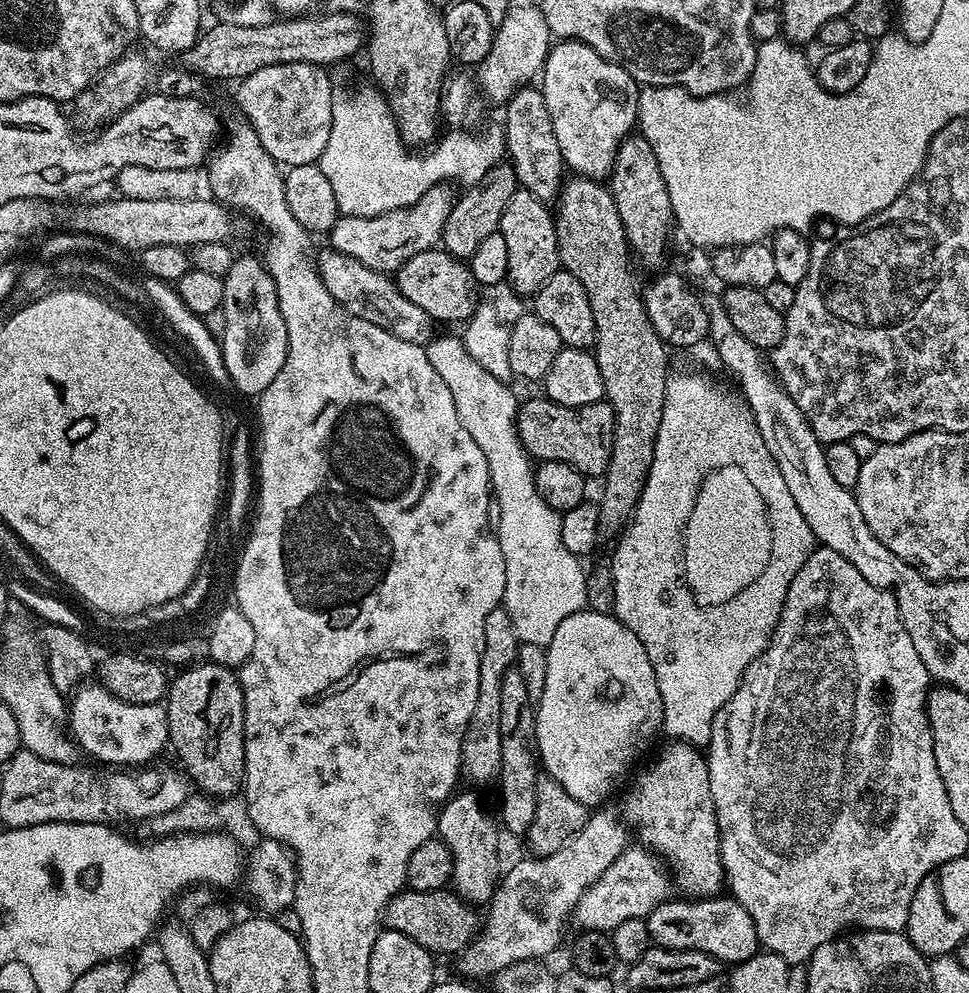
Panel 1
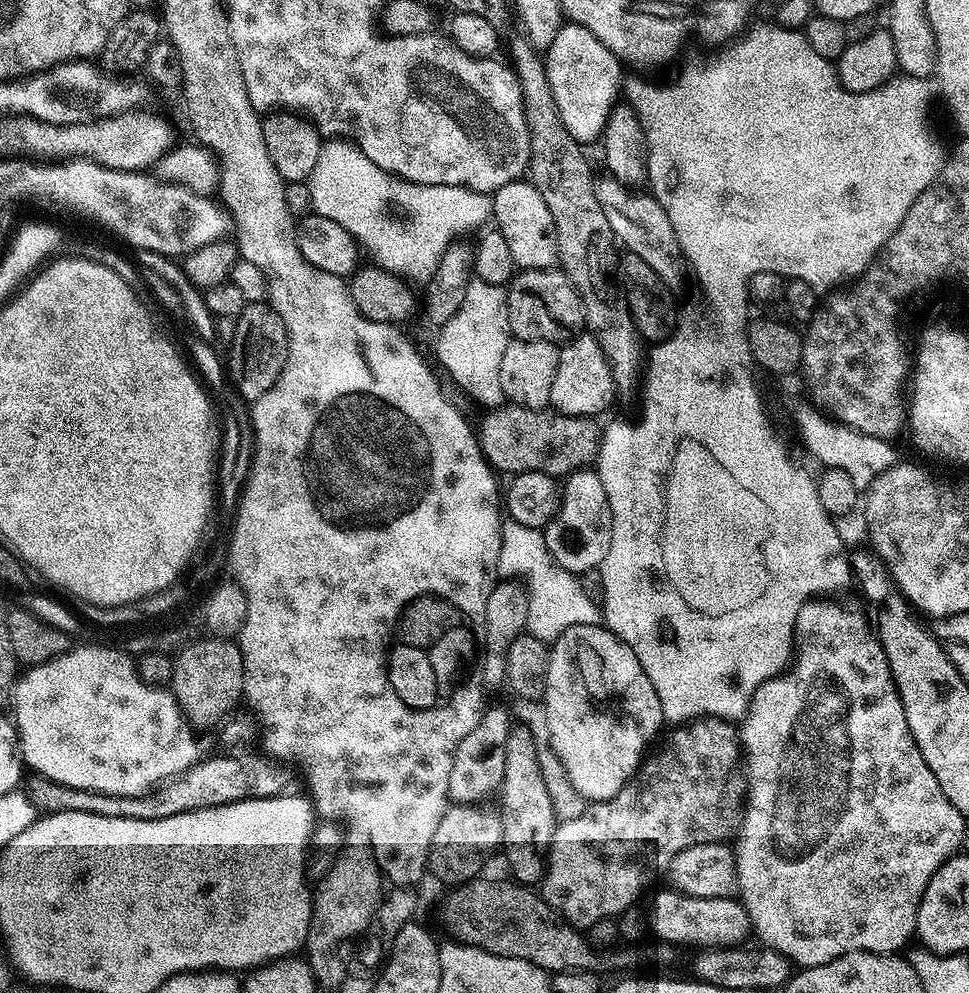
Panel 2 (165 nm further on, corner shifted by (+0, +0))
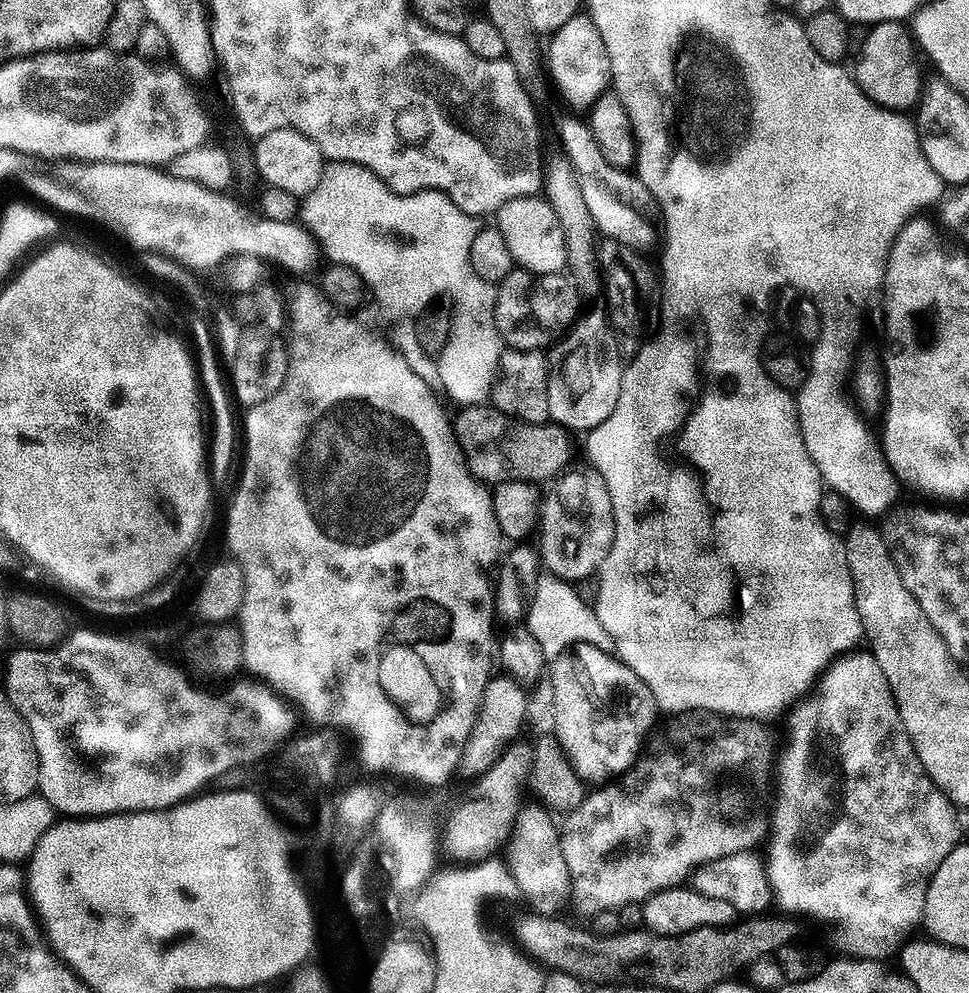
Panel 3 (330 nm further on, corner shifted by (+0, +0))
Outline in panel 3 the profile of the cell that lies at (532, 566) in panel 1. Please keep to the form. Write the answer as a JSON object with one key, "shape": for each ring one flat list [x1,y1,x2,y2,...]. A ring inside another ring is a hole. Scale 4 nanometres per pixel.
{"shape":[[544,574,537,580,534,595,526,608,526,627,546,658,563,657,569,650,584,646,580,644,592,644,588,646,597,652,613,651,610,634,606,634,602,622,598,622,595,607,586,603,577,594,575,587,559,576]]}

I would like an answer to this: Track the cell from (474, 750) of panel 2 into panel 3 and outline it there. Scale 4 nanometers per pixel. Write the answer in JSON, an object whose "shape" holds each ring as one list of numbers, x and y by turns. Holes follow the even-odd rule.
{"shape":[[496,674,488,681,482,694,480,713,476,715,474,726,470,730,470,738,464,744,464,753,460,756,461,771,468,771,472,778,478,778,500,755,508,749,508,745,517,739,520,727,528,716,528,696,524,693,525,685,509,674]]}

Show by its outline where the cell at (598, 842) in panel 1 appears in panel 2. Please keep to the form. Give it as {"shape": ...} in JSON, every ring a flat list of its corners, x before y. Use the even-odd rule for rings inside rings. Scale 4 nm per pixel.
{"shape":[[706,718,677,727,673,732,676,733,645,759,636,775,614,798,593,803,590,810,578,818,557,823,538,891,544,901,577,930,586,930,599,920,619,917,621,912,633,907,639,901,636,899,644,884,644,871,667,869,683,848,721,839,724,820,720,817,720,803,742,752,737,729,729,721]]}

